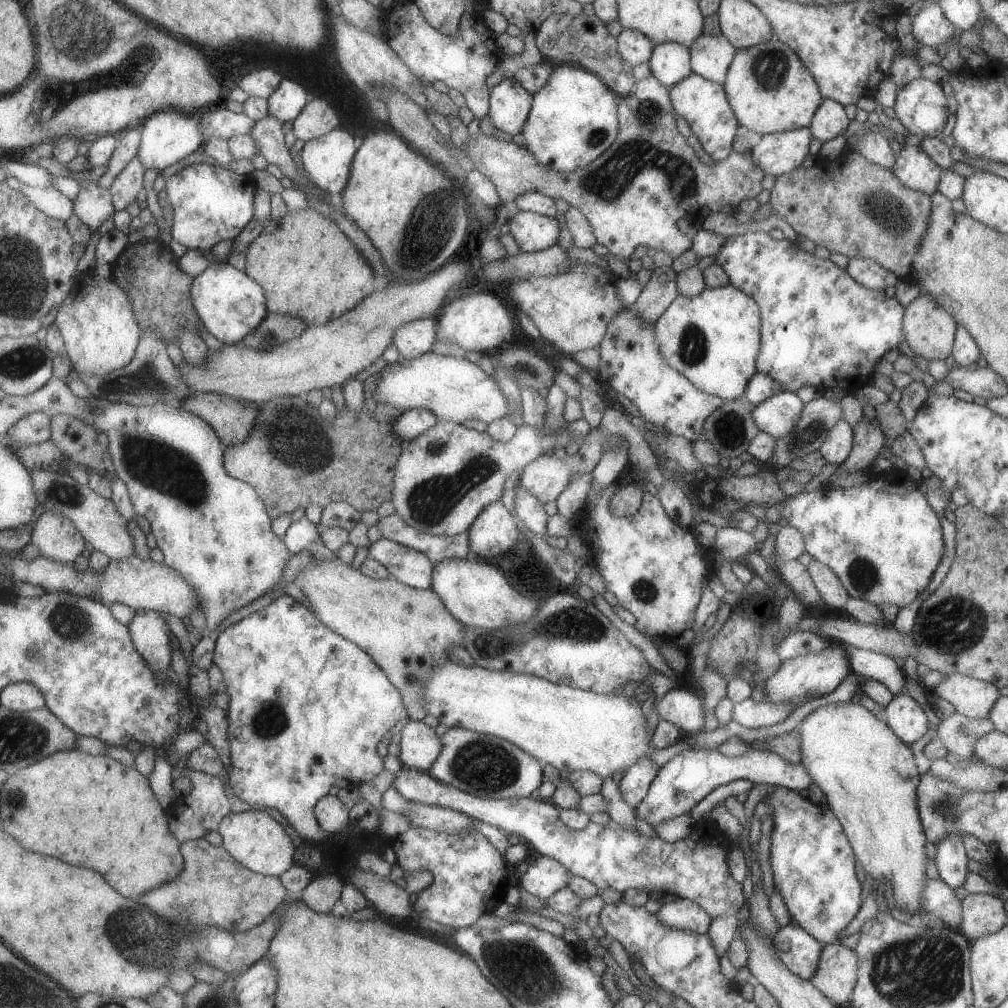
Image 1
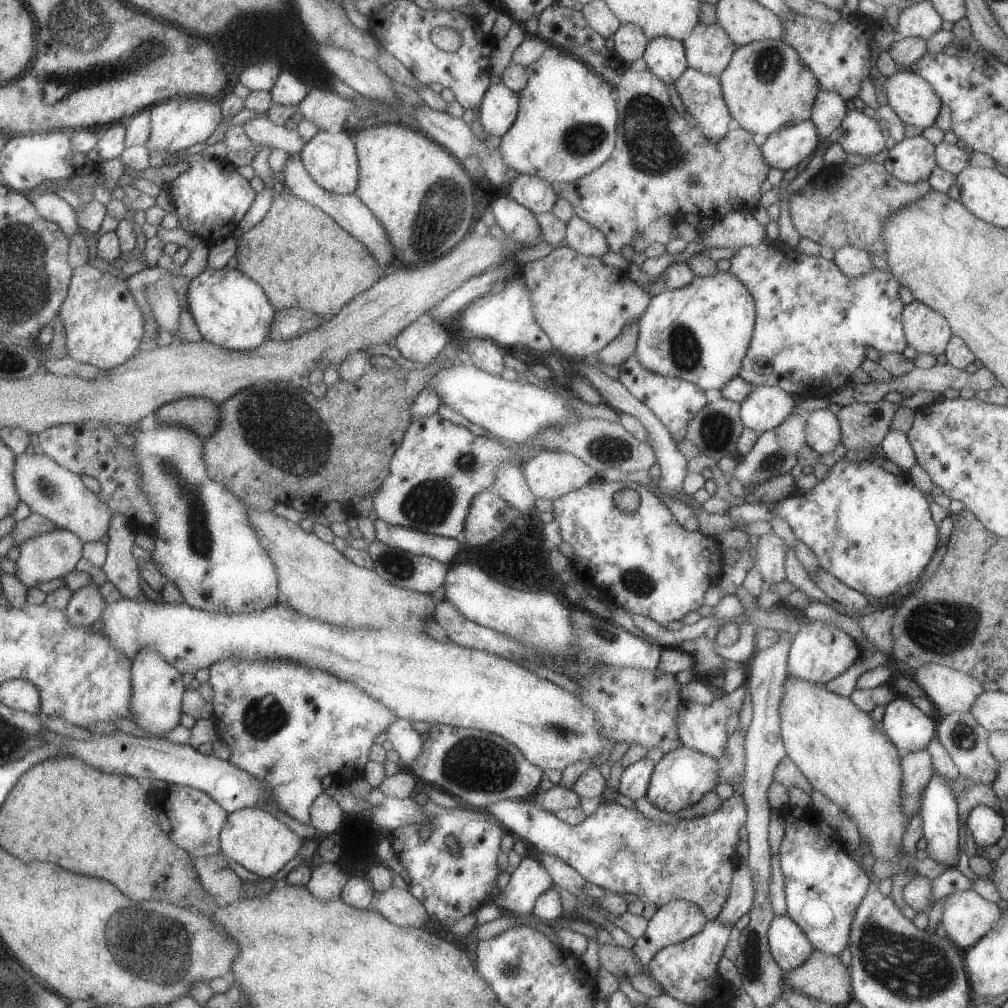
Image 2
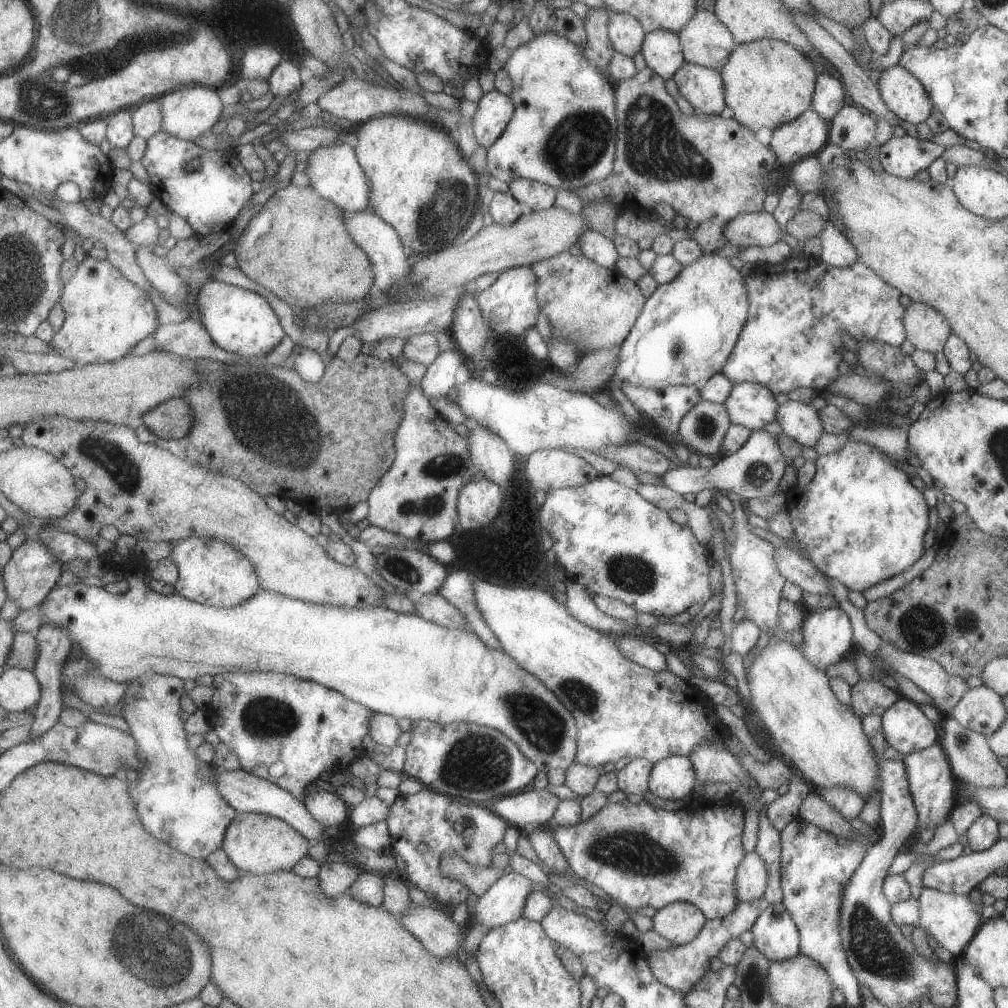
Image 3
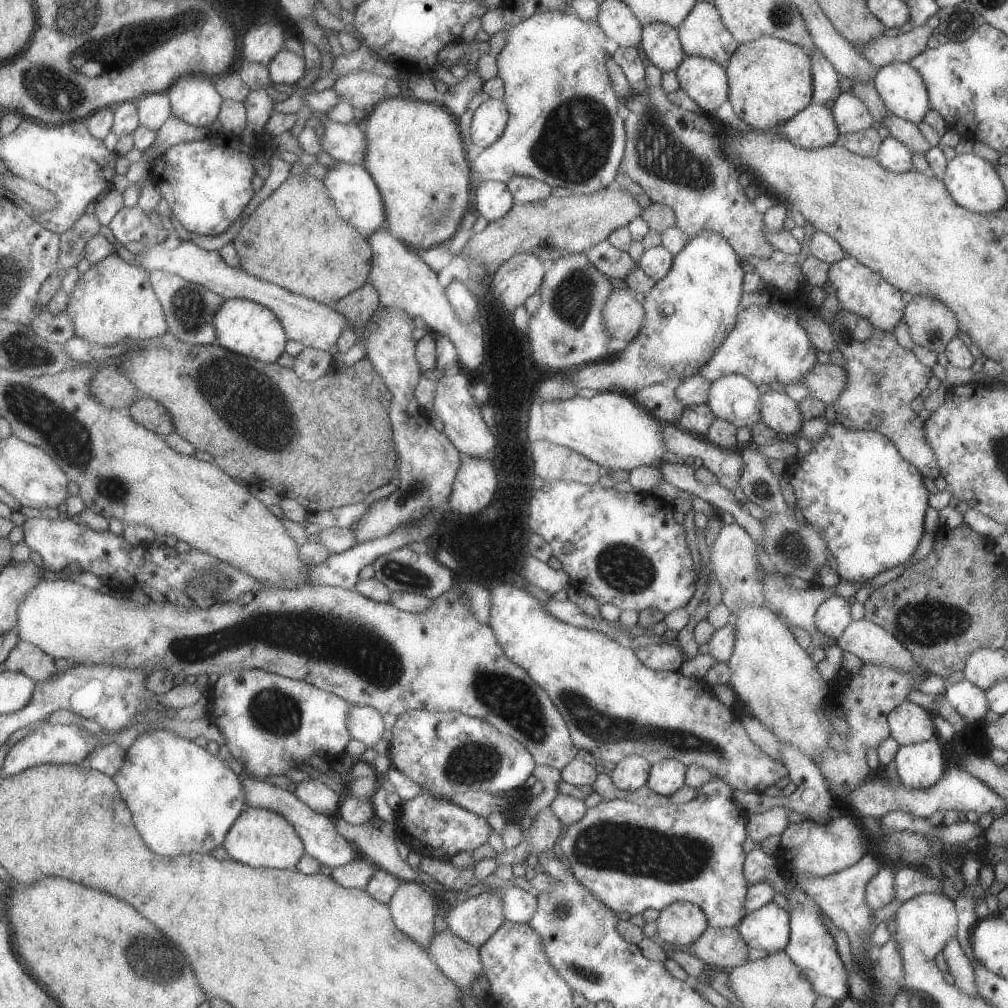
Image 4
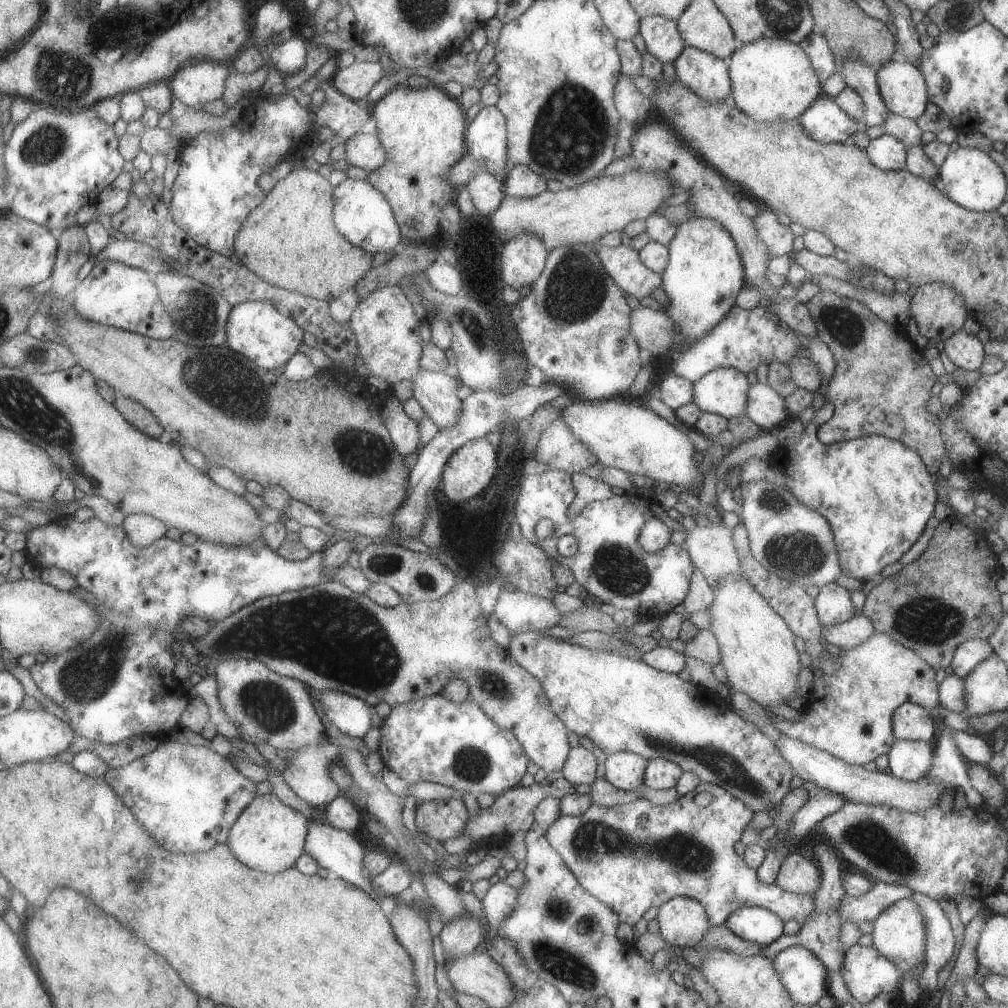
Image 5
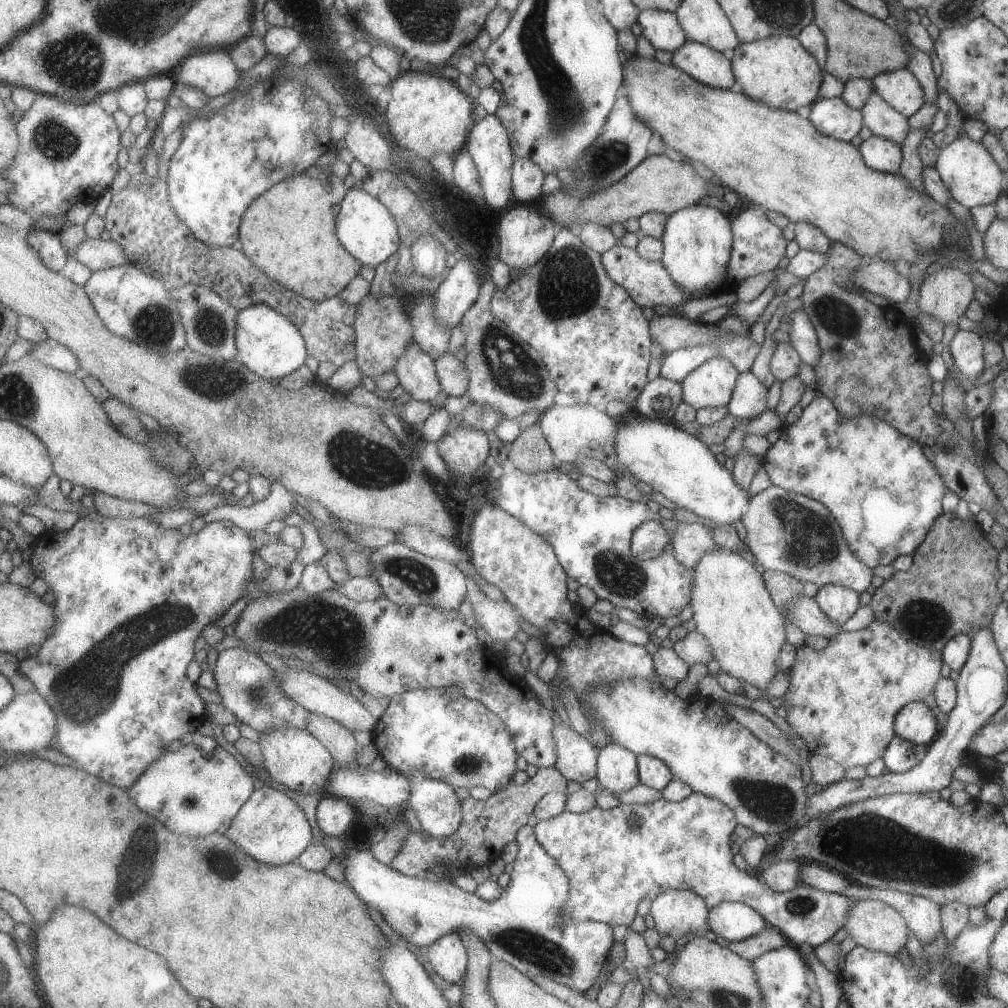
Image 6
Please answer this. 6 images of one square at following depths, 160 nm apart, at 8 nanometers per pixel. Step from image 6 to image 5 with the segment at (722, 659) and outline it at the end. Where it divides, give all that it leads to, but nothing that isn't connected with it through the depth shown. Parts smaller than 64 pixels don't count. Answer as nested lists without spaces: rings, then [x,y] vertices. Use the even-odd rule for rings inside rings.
[[[727,574],[713,589],[713,601],[709,606],[709,630],[715,635],[720,663],[727,677],[730,690],[742,692],[754,700],[761,708],[784,704],[788,698],[795,697],[797,674],[799,674],[799,653],[794,645],[795,636],[785,621],[755,592],[755,589],[741,575]]]

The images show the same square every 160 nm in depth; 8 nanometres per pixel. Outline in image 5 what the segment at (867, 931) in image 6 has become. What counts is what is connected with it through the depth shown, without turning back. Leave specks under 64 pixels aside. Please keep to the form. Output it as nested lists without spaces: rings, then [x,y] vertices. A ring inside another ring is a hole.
[[[910,898],[901,899],[878,915],[873,920],[873,929],[870,932],[873,948],[881,953],[895,968],[898,968],[902,976],[911,975],[915,968],[925,968],[925,923],[918,911],[916,902]]]

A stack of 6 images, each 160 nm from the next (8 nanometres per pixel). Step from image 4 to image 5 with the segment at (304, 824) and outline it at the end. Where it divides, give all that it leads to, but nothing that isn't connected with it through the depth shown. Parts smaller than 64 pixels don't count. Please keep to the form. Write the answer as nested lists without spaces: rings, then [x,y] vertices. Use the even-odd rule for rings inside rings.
[[[310,821],[305,850],[311,854],[311,856],[314,856],[322,867],[327,870],[332,870],[339,877],[343,877],[345,880],[352,882],[355,886],[373,895],[377,900],[391,898],[394,906],[396,907],[398,905],[401,896],[385,897],[380,891],[377,891],[376,887],[372,884],[372,878],[364,871],[366,848],[361,844],[359,838],[355,838],[353,832],[339,830],[333,825]]]

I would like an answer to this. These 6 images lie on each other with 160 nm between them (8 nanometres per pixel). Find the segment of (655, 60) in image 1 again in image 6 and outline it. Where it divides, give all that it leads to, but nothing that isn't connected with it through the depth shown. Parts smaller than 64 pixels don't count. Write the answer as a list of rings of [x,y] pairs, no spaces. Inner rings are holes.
[[[645,9],[639,11],[636,22],[639,24],[645,40],[655,50],[667,50],[672,53],[686,41],[685,33],[679,26],[674,13]]]

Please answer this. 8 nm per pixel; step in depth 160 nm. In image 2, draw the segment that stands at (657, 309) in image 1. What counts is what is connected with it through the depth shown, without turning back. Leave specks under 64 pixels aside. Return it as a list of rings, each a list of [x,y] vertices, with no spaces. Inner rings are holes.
[[[638,320],[623,325],[621,332],[597,353],[602,363],[617,367],[634,352],[638,339]]]

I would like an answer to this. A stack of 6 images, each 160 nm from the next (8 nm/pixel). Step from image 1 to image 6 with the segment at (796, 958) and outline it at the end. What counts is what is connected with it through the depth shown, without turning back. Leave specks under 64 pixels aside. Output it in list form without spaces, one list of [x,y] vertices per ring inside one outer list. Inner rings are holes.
[[[722,902],[708,909],[708,927],[727,941],[740,941],[759,934],[766,920],[743,903]]]

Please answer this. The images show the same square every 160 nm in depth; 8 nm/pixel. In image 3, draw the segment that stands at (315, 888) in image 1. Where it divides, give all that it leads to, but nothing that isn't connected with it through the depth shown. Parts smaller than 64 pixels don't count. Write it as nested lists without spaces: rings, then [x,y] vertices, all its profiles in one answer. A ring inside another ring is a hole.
[[[325,863],[318,874],[321,888],[330,897],[349,892],[351,885],[360,878],[363,867],[347,866],[345,863]]]

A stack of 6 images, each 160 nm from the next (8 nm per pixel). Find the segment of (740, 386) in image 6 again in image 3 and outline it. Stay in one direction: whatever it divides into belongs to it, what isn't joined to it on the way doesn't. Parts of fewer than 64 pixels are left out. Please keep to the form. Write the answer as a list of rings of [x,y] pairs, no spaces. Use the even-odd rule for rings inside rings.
[[[790,401],[778,406],[774,418],[781,430],[801,446],[813,448],[824,432],[821,417],[813,406],[800,401]]]

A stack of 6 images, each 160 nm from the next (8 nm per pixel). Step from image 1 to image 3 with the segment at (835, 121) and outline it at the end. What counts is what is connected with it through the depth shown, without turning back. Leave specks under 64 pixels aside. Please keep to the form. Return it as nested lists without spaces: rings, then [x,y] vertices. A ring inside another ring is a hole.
[[[816,74],[810,108],[821,120],[829,124],[844,105],[843,98],[845,98],[844,86],[839,79],[829,74]]]

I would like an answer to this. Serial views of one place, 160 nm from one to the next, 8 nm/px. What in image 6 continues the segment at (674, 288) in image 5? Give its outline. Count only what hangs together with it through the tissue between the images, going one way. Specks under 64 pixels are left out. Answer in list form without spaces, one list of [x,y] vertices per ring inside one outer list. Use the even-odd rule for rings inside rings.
[[[698,204],[679,209],[668,216],[660,241],[660,263],[674,285],[690,295],[708,295],[723,290],[732,250],[732,230],[724,213]]]

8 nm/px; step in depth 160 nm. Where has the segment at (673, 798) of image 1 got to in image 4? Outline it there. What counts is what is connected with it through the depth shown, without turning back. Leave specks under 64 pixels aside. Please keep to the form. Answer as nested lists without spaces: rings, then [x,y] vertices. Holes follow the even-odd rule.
[[[673,759],[655,762],[650,766],[646,786],[654,794],[670,796],[684,786],[686,767]]]

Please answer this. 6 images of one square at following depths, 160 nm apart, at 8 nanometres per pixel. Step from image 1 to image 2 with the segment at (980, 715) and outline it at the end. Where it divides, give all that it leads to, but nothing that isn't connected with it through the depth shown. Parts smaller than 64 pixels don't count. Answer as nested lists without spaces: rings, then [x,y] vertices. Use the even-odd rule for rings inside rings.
[[[924,664],[913,679],[941,714],[969,712],[973,701],[984,691],[981,683],[955,669]]]

